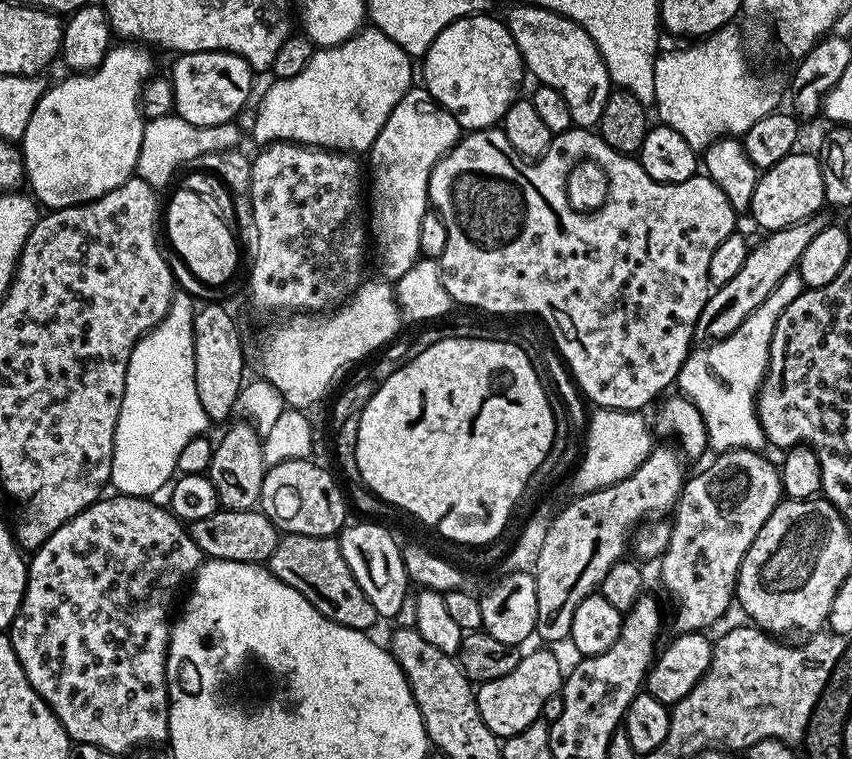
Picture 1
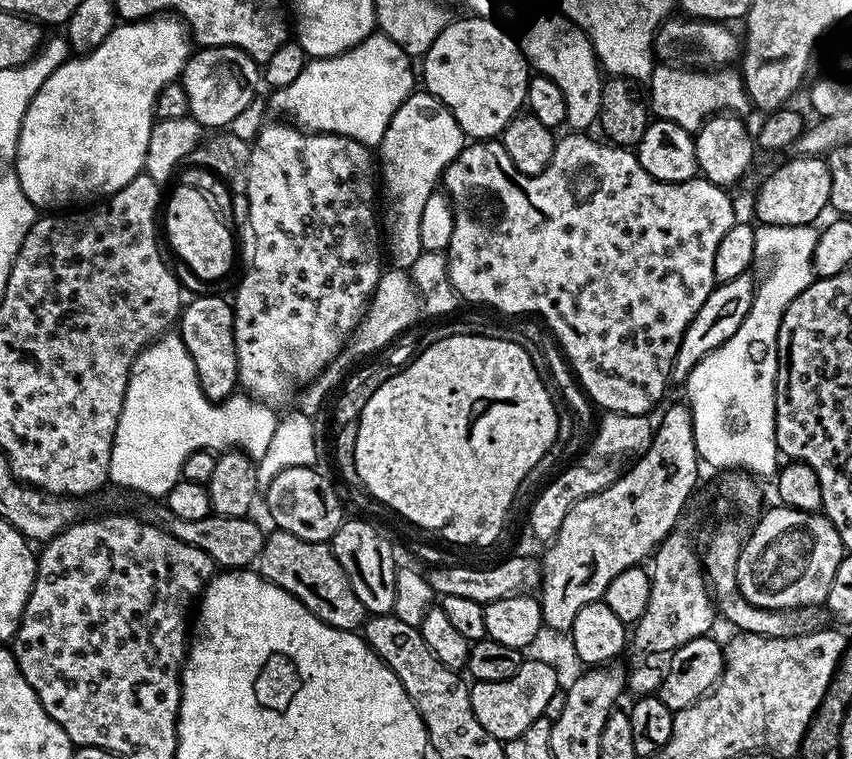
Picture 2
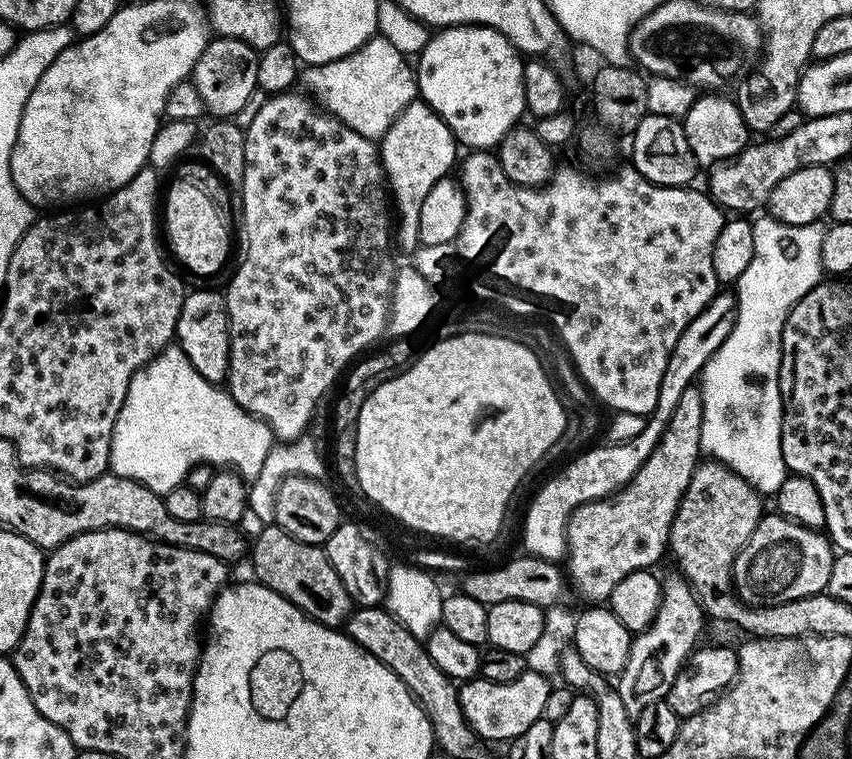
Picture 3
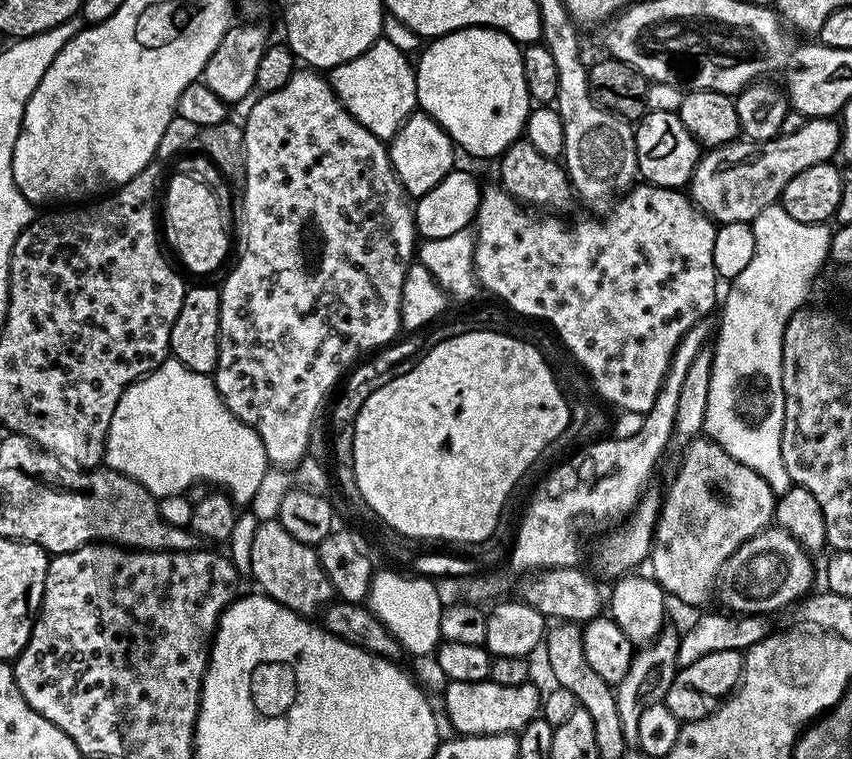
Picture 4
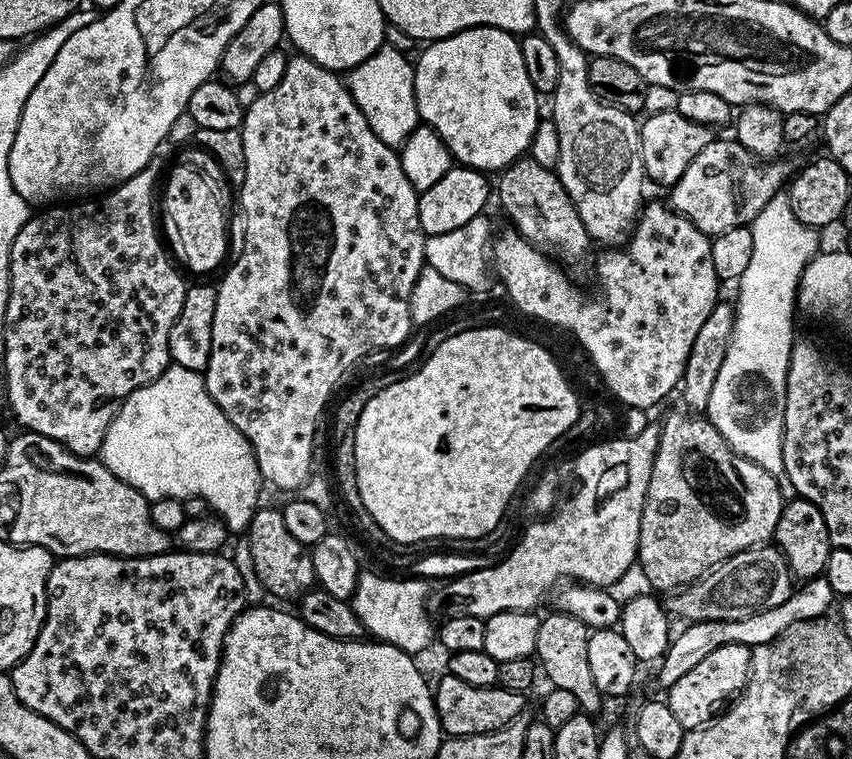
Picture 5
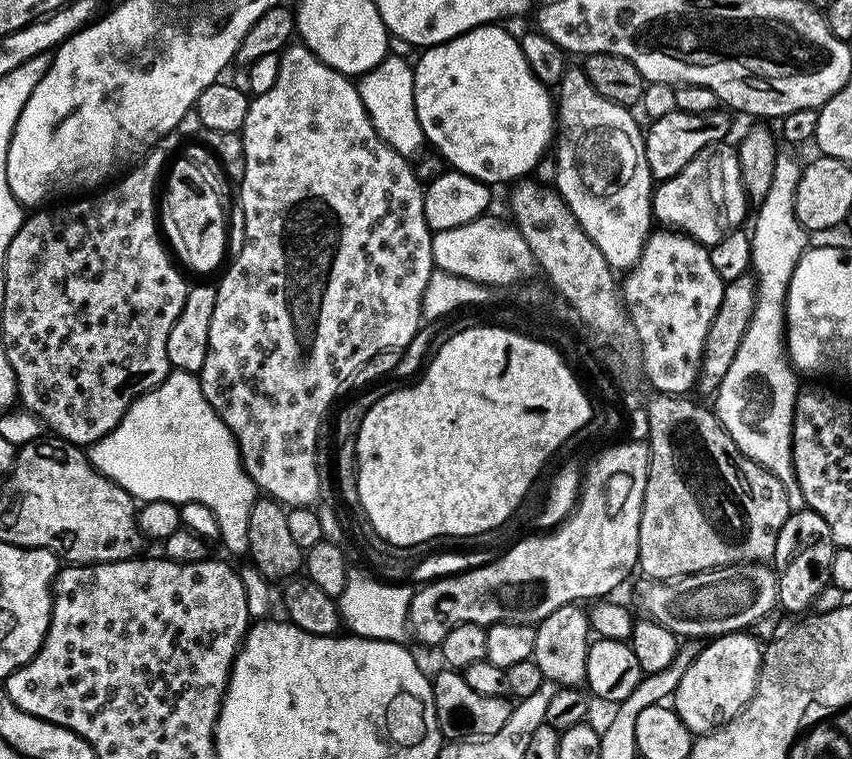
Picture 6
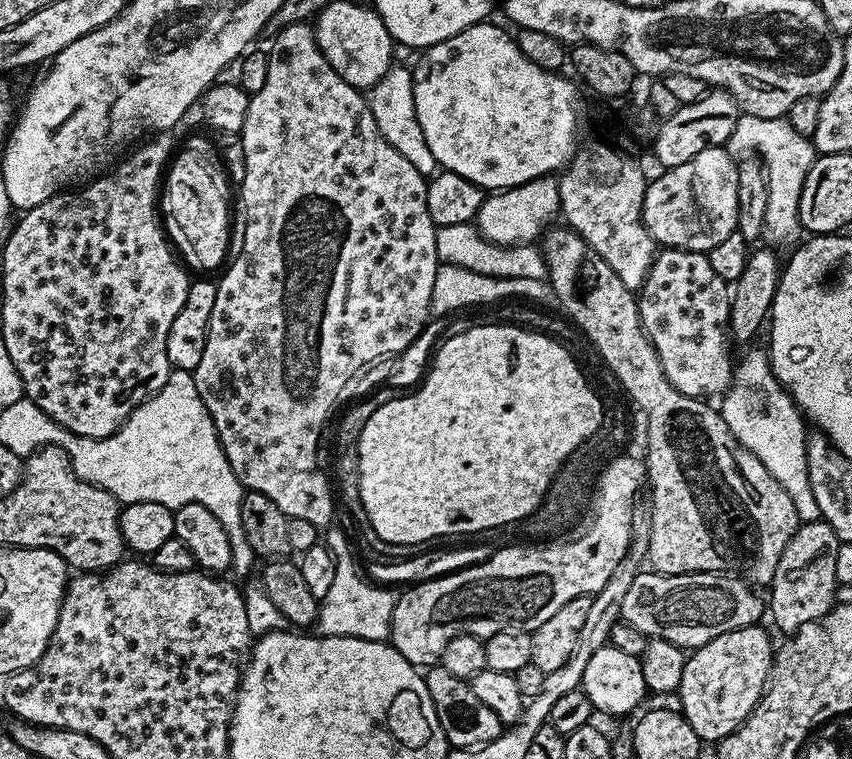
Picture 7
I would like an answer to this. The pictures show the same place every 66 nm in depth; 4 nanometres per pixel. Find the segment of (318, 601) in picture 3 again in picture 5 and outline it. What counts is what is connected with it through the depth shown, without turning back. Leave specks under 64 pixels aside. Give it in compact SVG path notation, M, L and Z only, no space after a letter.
M257 507L254 518L248 523L248 556L252 559L251 572L258 578L269 597L277 596L280 600L299 601L304 593L309 592L316 584L314 562L311 551L290 530L286 530L286 518L283 511L277 508Z

